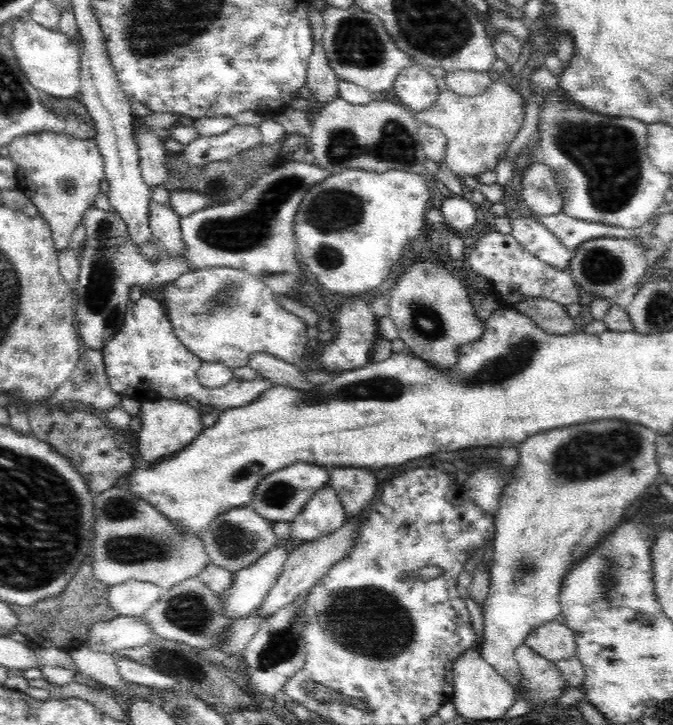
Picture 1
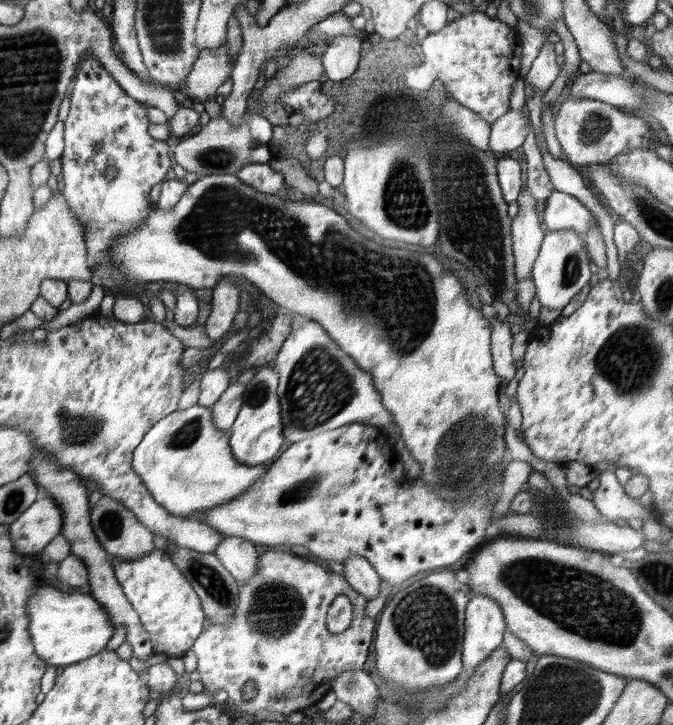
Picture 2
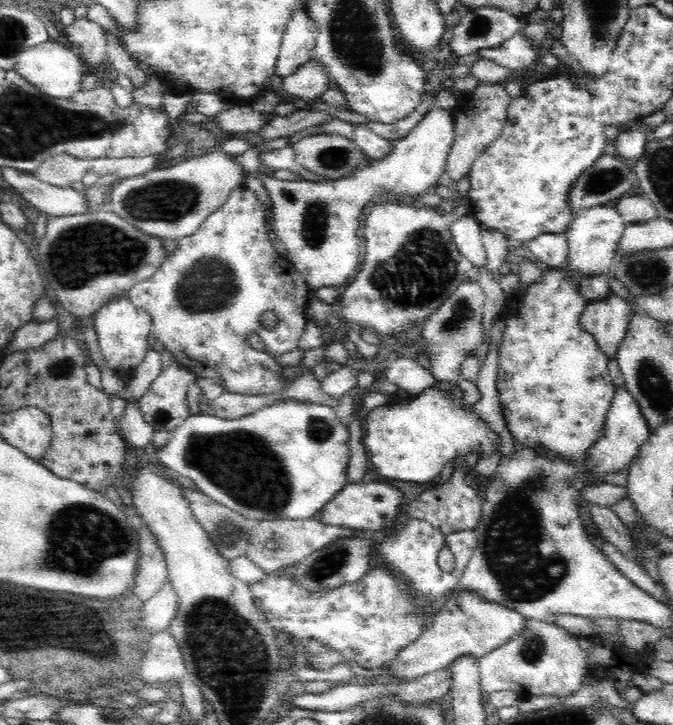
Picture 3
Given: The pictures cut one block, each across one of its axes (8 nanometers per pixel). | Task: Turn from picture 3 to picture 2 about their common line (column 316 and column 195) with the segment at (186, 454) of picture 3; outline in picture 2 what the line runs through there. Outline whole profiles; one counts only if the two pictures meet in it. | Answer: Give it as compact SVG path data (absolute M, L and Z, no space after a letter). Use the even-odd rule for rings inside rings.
M196 403L192 408L187 410L176 410L168 416L159 420L156 424L152 425L152 428L148 429L148 432L143 436L141 443L133 450L133 459L131 462L134 472L140 476L142 482L146 485L146 488L150 491L150 494L153 496L153 499L160 504L161 507L164 507L170 514L174 516L188 517L188 518L197 518L198 515L203 514L209 508L213 506L228 502L232 500L237 494L242 494L242 492L247 491L252 484L254 484L261 476L264 476L264 473L269 469L265 464L260 464L258 466L248 466L246 464L240 464L231 453L231 448L229 445L230 438L230 429L229 430L218 430L215 427L215 424L212 420L212 410L210 407L202 407Z

